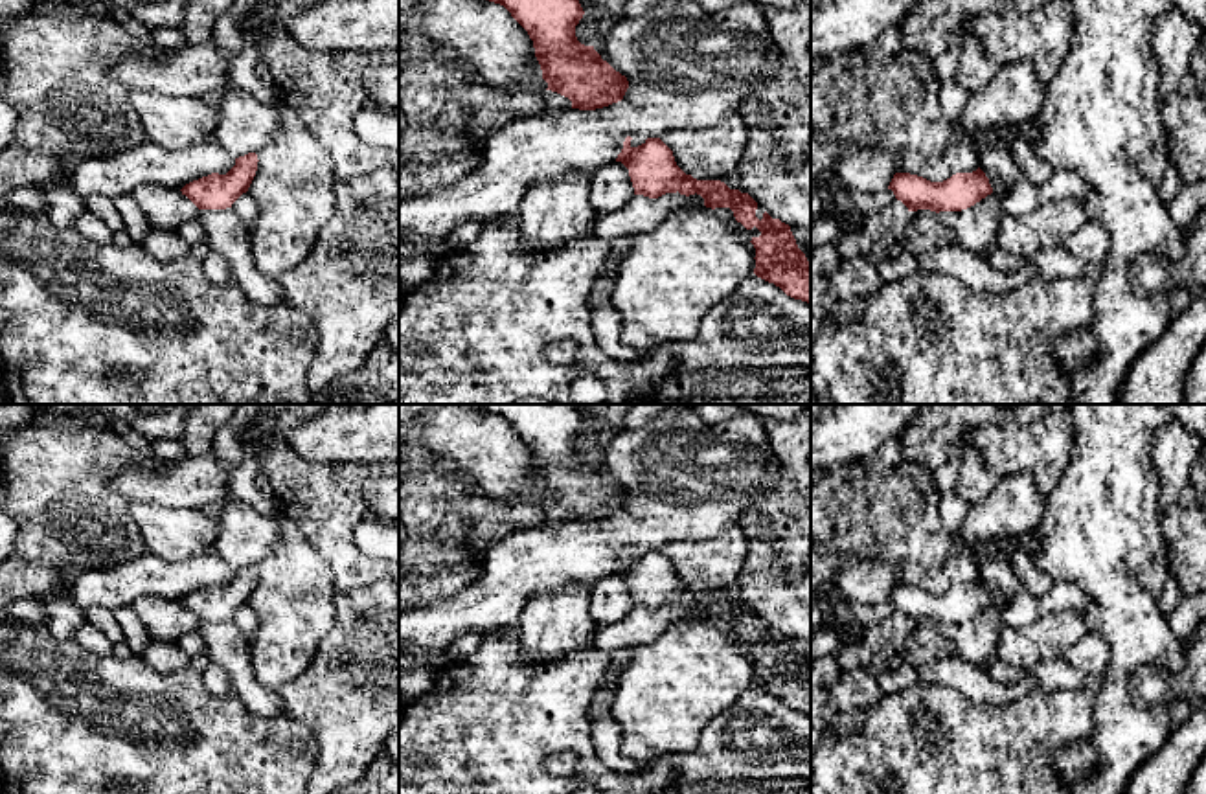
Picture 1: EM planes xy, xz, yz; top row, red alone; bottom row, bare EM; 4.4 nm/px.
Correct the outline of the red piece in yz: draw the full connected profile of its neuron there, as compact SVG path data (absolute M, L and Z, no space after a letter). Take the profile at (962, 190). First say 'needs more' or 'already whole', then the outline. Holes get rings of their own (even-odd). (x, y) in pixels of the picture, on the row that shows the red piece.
already whole; M978 167L973 173L956 173L943 182L930 182L910 173L895 173L888 189L908 211L961 211L993 193L989 178Z

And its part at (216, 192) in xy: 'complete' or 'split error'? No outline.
complete

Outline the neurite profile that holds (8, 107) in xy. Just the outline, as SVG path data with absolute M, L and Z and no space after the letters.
M0 90L0 154L11 145L18 121L18 105Z

